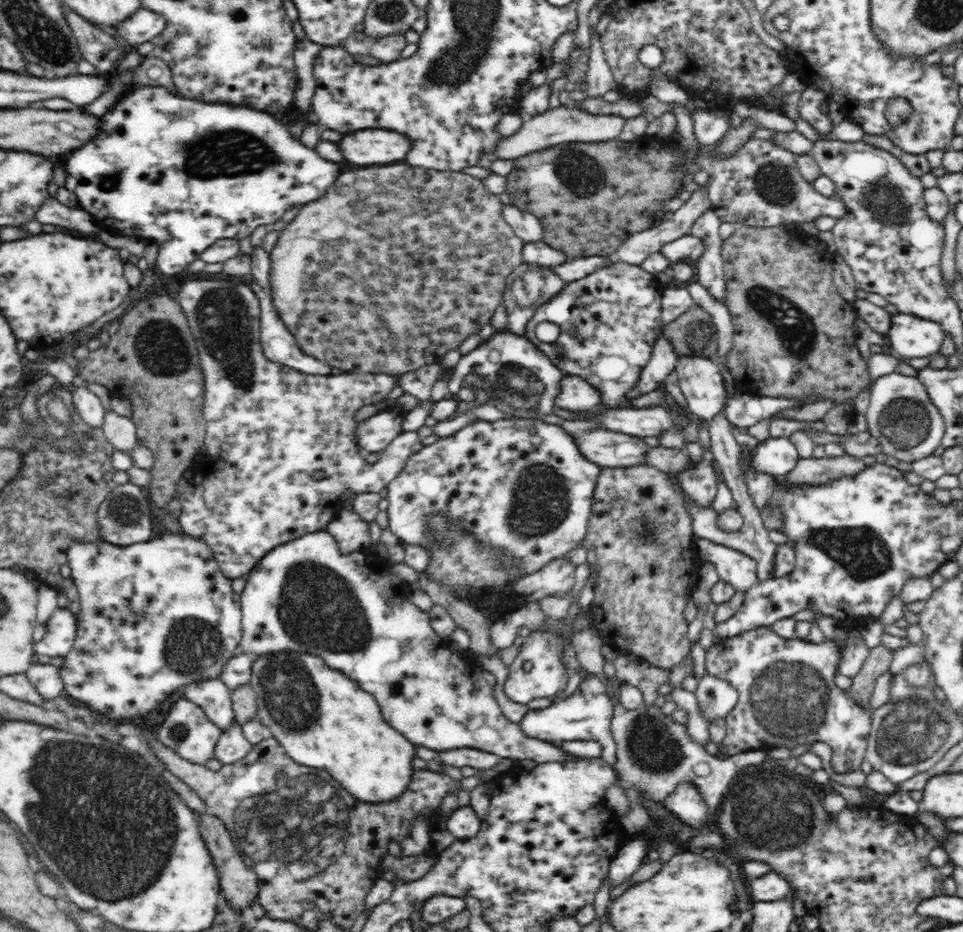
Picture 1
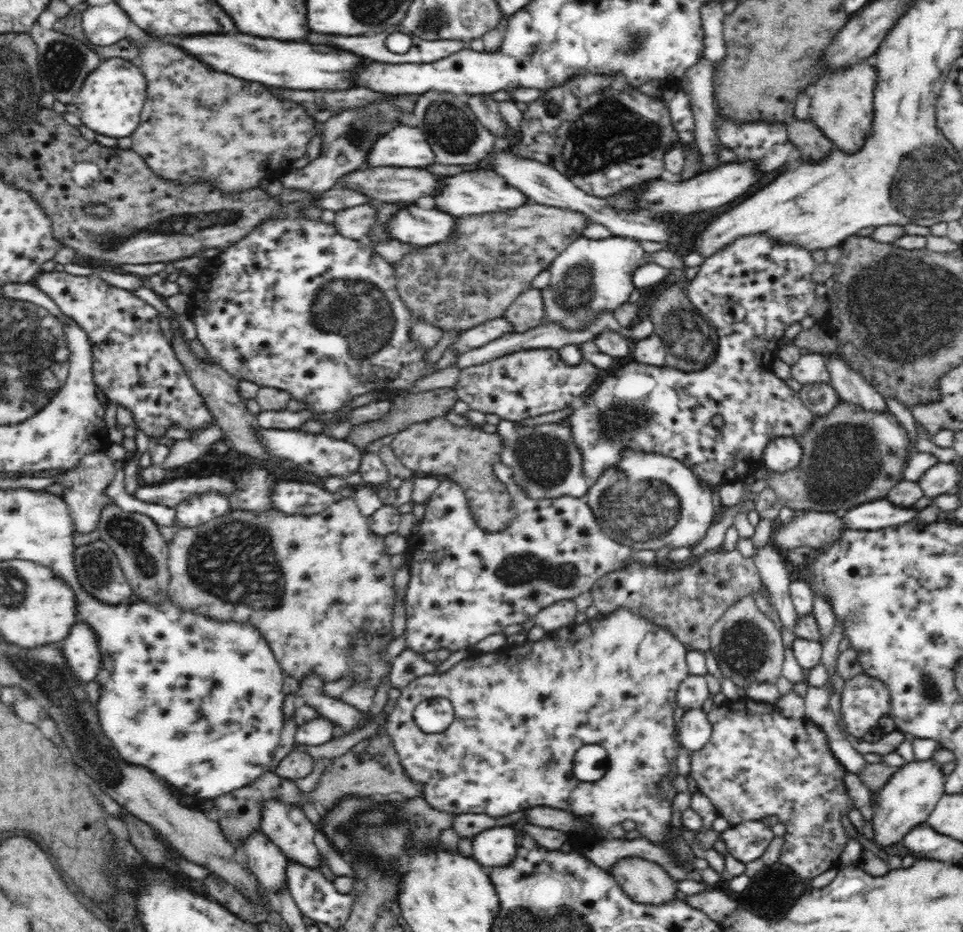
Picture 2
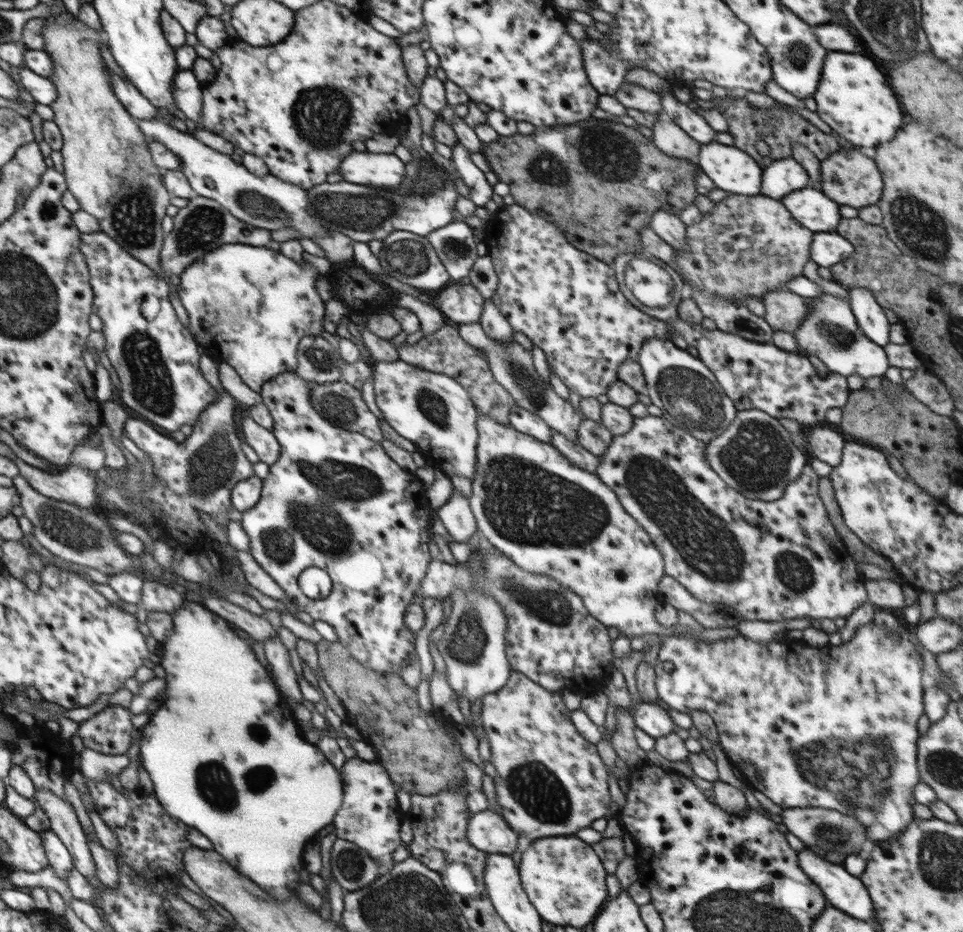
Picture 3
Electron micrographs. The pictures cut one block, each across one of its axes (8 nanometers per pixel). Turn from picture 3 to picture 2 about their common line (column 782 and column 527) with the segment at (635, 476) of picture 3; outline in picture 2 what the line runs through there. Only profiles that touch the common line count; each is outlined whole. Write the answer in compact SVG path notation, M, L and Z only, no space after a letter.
M502 461L496 462L492 466L494 473L498 479L500 479L508 489L510 496L515 500L515 507L517 510L516 518L512 521L512 524L506 528L506 530L500 530L498 532L487 532L477 525L477 522L472 516L471 510L467 505L467 499L462 487L451 478L441 478L440 486L434 492L432 496L426 500L425 515L422 521L418 521L418 532L414 532L413 536L406 538L409 546L405 552L406 556L411 558L408 568L410 569L410 583L408 586L408 592L405 597L405 607L407 613L406 630L404 637L406 637L406 643L410 649L416 653L437 651L442 648L448 650L470 650L475 644L478 644L480 640L484 640L486 636L490 634L502 633L508 626L513 624L522 625L524 622L534 619L540 610L546 609L547 606L554 604L561 600L568 600L577 598L584 592L589 592L595 583L609 573L615 572L615 570L624 569L632 560L634 552L630 551L629 547L622 545L616 539L608 537L602 530L601 526L598 526L596 517L592 512L590 506L588 506L587 499L585 497L576 498L574 496L559 496L558 498L541 498L534 499L528 496L526 489L518 485L512 475L512 469L508 468Z

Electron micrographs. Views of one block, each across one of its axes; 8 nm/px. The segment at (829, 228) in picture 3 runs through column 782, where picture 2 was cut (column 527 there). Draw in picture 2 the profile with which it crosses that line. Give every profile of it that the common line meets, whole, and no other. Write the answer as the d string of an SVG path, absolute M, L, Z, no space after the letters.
M476 169L472 172L464 172L458 176L446 178L446 186L440 188L440 194L434 194L436 209L450 214L452 217L478 217L489 213L512 211L526 204L530 204L528 197L518 188L508 184L493 169Z

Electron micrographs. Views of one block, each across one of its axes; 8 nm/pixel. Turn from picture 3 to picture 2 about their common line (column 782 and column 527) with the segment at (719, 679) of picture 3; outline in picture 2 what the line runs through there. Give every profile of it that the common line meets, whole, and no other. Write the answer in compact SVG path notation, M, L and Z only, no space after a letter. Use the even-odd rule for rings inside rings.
M619 609L618 611L605 614L602 618L596 620L586 620L583 624L577 625L572 622L570 625L562 626L554 631L546 632L545 636L538 638L538 641L526 640L521 644L507 646L505 648L491 651L478 656L478 662L474 662L476 658L463 659L446 672L440 674L426 674L415 678L413 682L408 684L401 690L402 695L398 702L394 705L394 709L387 716L386 728L384 731L391 738L395 752L400 757L401 765L414 782L423 784L423 798L436 810L449 812L450 814L487 814L492 818L500 818L500 816L508 816L508 813L518 812L518 810L526 810L533 806L550 806L556 809L574 812L579 818L583 818L586 823L590 823L592 829L598 829L597 832L590 832L583 835L567 835L567 842L571 844L571 849L576 853L580 853L582 846L588 846L588 842L596 844L601 840L610 840L612 838L622 838L622 840L630 841L634 838L643 836L656 844L669 850L675 863L684 869L684 861L676 857L676 853L670 849L670 838L672 838L672 802L677 792L674 788L674 778L679 774L676 766L676 758L680 752L681 742L676 734L676 722L674 721L674 710L676 710L676 694L681 683L689 675L686 662L686 647L675 637L672 632L668 632L666 628L660 627L646 621L642 617L632 613L628 609ZM502 670L506 670L506 678L510 678L510 674L514 674L514 678L518 678L518 682L504 682L504 674ZM432 698L446 698L452 703L454 718L452 724L444 730L444 732L436 734L428 734L420 731L414 718L414 709L420 702ZM584 744L598 744L605 748L608 758L608 769L605 775L599 781L584 782L574 776L572 766L574 766L574 754L580 750L580 746ZM626 820L632 820L636 823L634 831L626 832L621 825Z

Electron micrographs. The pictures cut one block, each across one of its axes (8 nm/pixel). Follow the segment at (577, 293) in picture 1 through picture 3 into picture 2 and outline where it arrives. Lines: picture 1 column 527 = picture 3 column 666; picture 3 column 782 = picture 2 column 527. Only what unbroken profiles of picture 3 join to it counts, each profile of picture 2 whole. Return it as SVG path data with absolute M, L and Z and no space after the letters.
M558 349L520 350L460 371L459 380L453 386L457 400L466 402L472 410L484 414L496 414L501 420L524 421L554 413L575 403L589 394L598 378L597 366L582 360L576 366L568 366L558 354Z

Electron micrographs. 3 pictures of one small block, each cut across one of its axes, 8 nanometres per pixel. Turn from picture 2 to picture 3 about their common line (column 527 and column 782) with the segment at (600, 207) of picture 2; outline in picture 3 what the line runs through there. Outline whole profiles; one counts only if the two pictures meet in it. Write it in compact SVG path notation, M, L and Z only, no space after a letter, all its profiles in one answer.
M792 157L774 161L763 169L761 194L776 200L782 200L786 194L809 186L810 175L804 167Z

